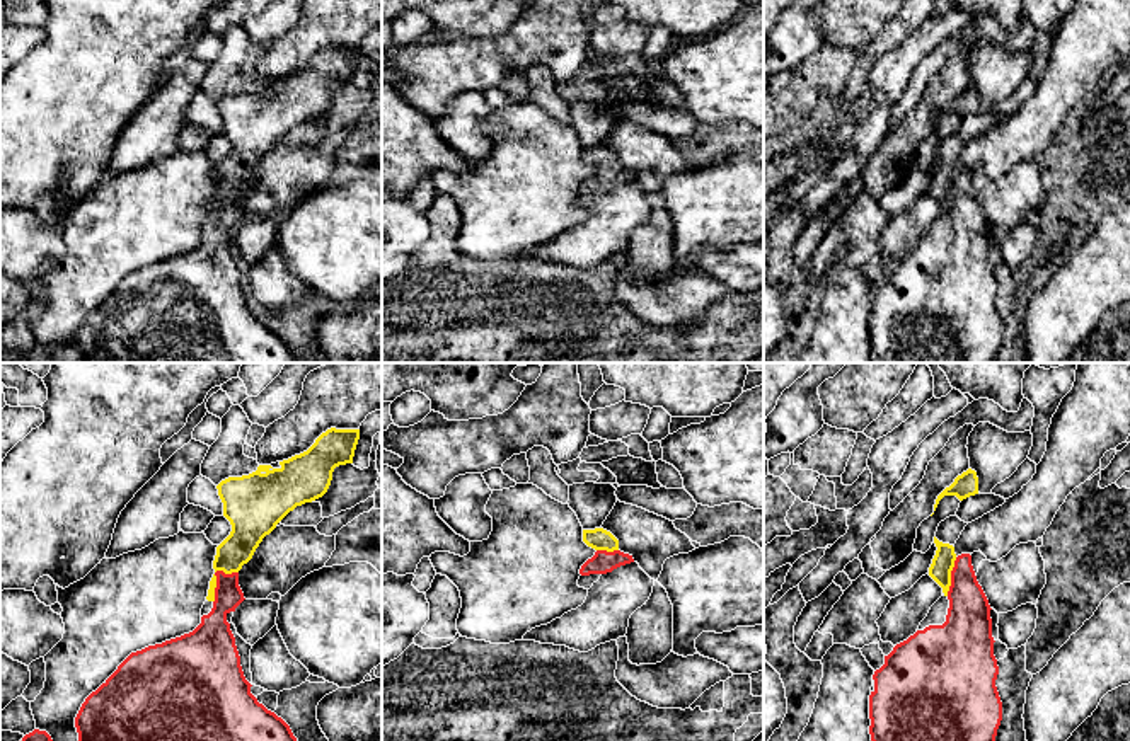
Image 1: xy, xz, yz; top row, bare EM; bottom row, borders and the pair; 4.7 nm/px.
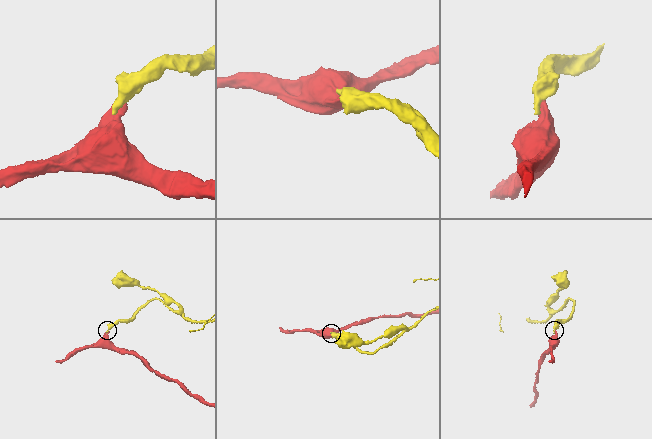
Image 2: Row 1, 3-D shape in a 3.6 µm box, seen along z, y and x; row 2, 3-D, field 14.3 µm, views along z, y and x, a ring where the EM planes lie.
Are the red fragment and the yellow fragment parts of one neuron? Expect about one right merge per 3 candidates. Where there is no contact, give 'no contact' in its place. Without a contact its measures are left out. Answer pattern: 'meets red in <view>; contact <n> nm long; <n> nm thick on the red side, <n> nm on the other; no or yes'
meets red in yz; contact 190 nm long; 220 nm thick on the red side, 110 nm on the other; yes

